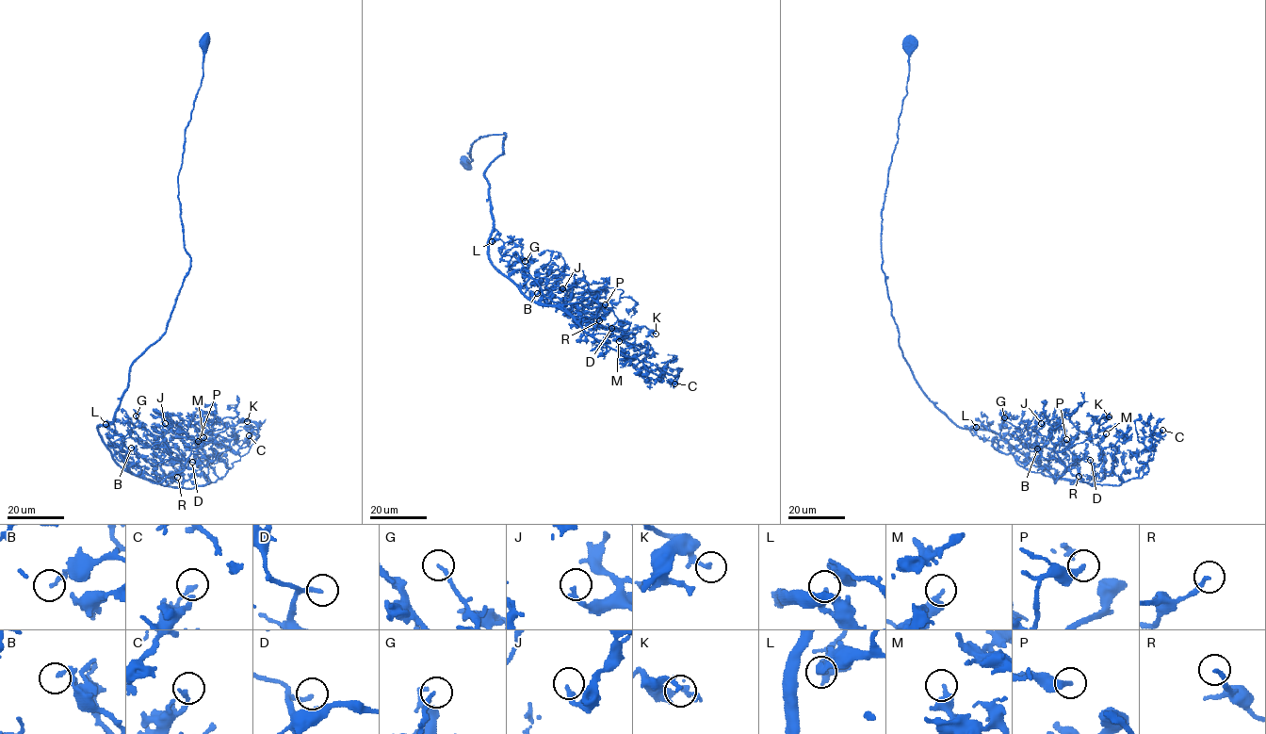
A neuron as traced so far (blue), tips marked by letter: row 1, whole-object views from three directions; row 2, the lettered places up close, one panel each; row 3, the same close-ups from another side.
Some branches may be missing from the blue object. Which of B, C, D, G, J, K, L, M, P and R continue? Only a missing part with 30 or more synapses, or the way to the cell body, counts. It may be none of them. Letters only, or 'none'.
D, P, R

